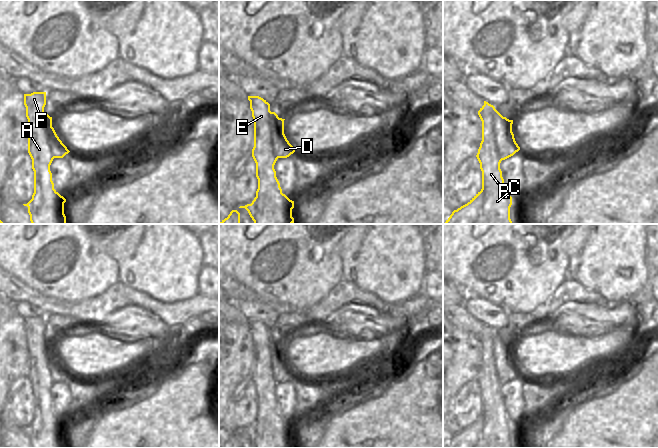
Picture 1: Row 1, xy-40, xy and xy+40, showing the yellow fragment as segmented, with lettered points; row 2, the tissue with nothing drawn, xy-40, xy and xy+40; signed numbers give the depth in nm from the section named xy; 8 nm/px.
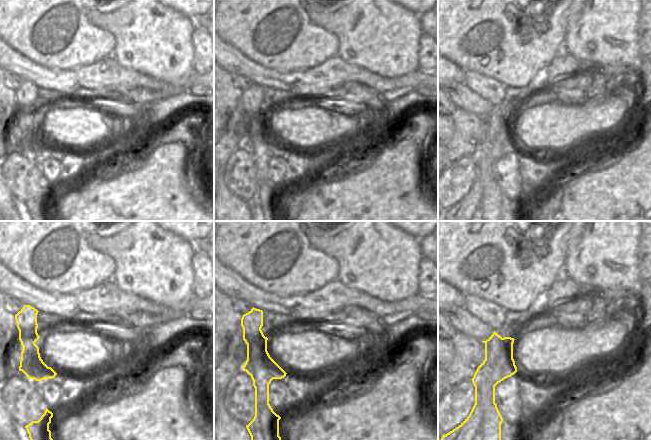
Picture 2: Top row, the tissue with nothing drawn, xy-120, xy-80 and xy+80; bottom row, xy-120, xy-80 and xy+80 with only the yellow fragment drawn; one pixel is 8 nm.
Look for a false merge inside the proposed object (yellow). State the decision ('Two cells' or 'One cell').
Two cells

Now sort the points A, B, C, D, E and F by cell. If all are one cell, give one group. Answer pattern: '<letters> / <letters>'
A B C E F / D

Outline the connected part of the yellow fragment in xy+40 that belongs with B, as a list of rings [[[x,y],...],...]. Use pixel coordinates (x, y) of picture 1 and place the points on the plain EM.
[[[484,325],[478,335],[482,345],[482,365],[476,379],[482,395],[484,431],[480,443],[474,448],[512,448],[510,431],[512,421],[506,413],[500,387],[502,385],[494,359],[493,329]]]

